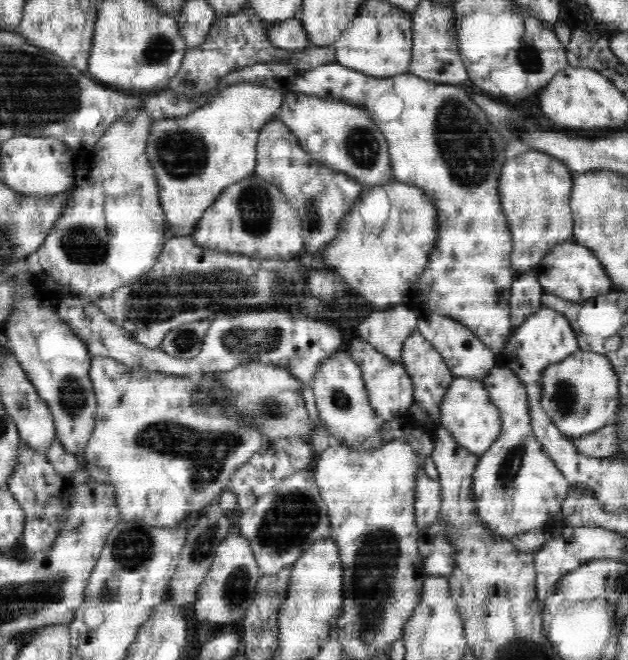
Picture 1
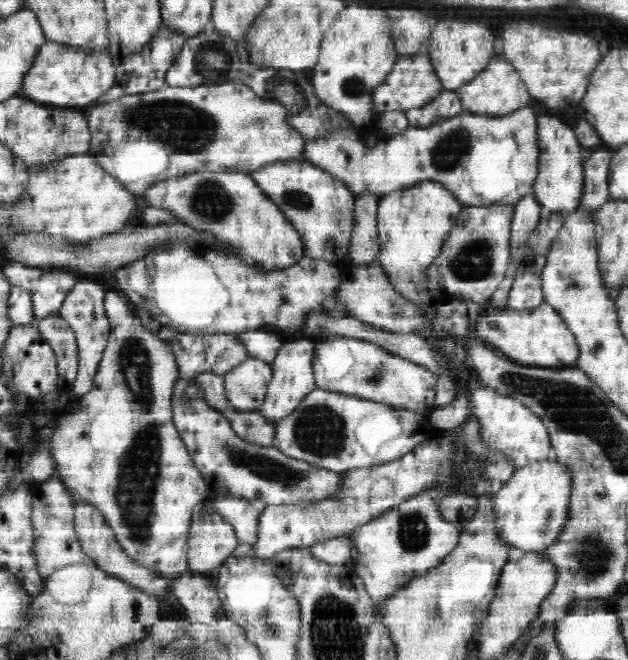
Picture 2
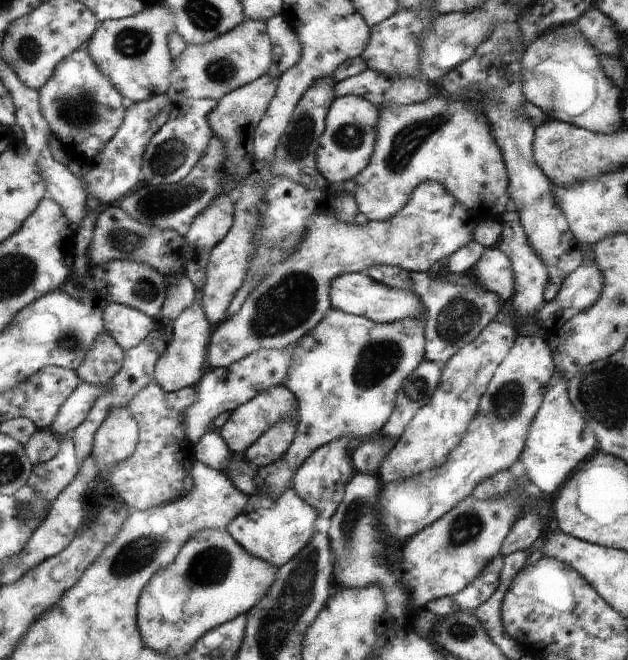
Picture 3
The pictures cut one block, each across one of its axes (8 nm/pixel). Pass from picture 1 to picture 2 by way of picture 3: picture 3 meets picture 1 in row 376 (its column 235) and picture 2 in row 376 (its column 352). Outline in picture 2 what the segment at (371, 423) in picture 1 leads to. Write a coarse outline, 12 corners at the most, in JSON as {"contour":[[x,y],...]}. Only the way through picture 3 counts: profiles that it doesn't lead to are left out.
{"contour":[[253,356],[224,375],[237,415],[262,406],[271,363]]}

